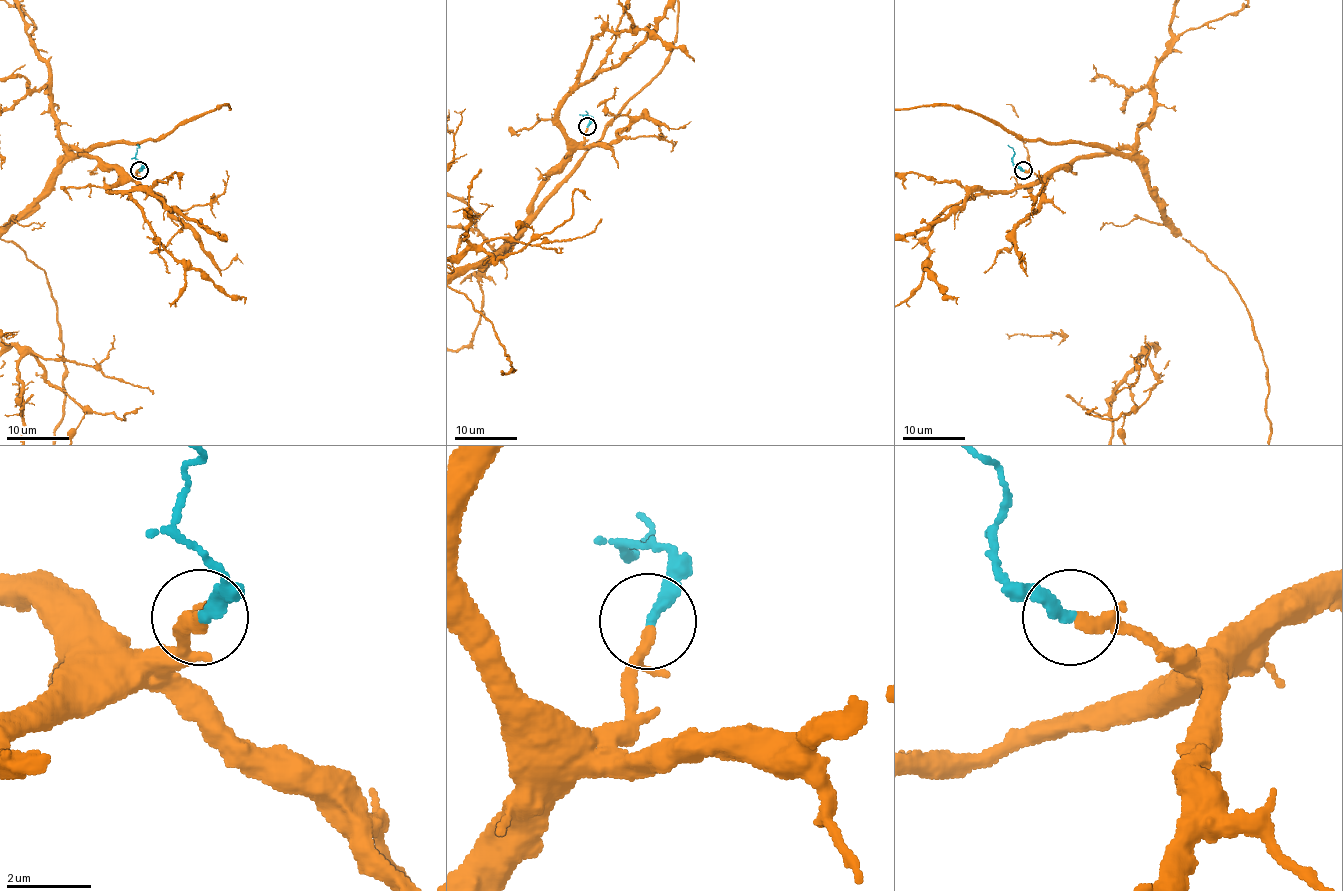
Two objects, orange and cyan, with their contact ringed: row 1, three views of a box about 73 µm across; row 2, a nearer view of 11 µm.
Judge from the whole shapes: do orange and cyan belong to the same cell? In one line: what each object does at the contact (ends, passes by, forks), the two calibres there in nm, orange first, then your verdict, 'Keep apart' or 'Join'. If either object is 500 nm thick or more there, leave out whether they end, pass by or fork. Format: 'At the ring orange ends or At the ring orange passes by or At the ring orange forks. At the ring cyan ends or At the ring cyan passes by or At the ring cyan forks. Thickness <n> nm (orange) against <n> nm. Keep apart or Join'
At the ring orange passes by. At the ring cyan ends. Thickness 200 nm (orange) against 300 nm. Join

